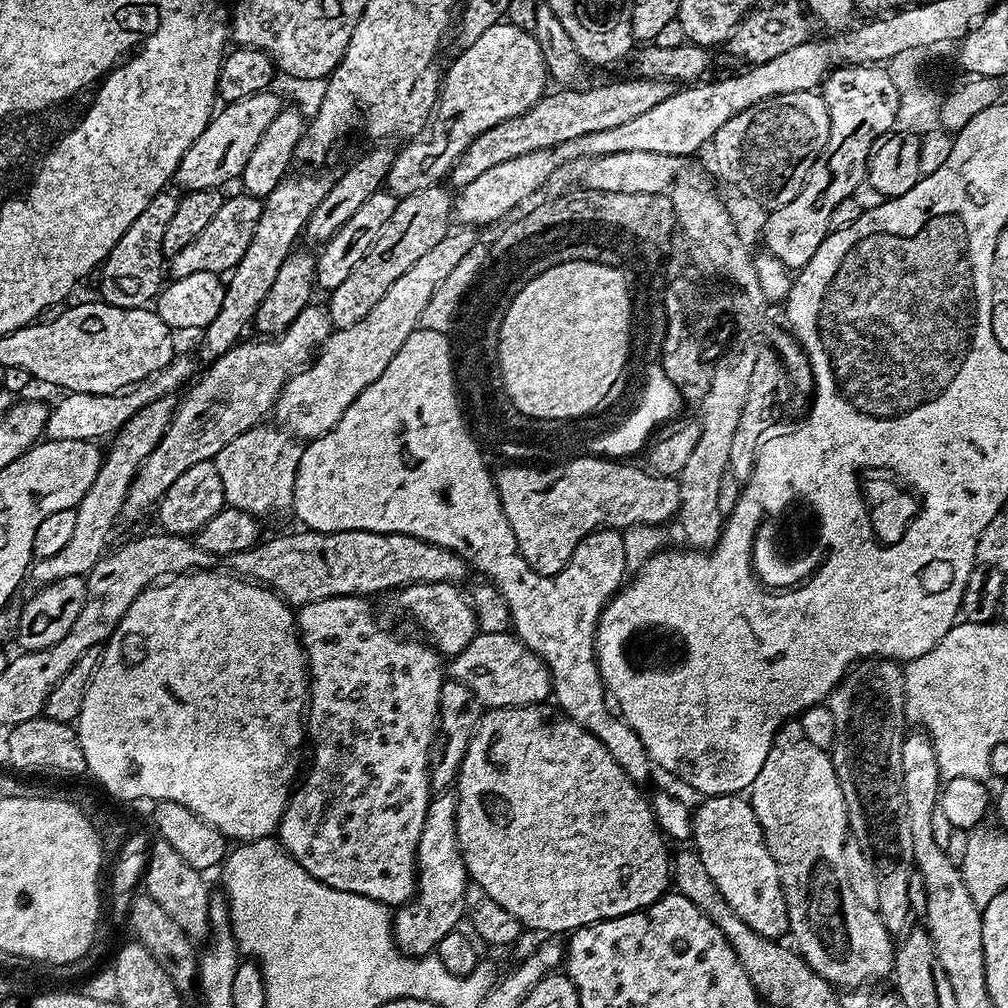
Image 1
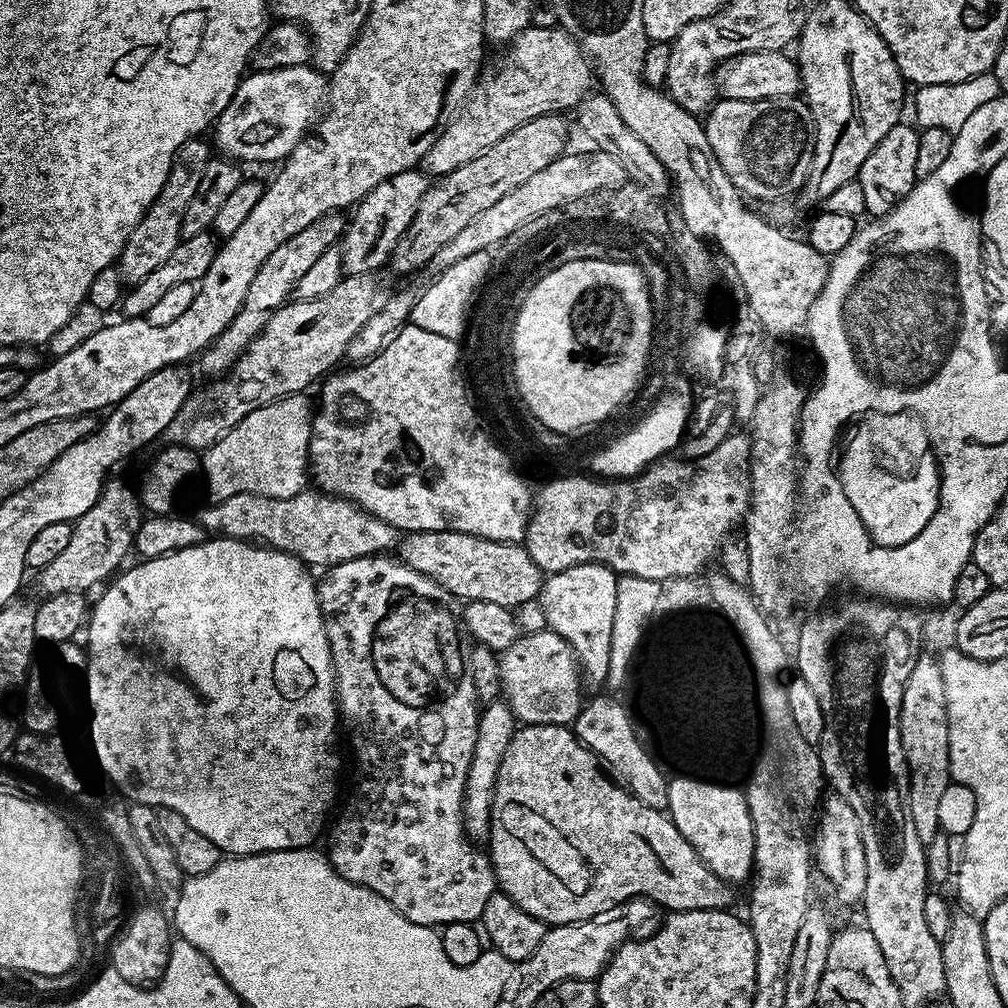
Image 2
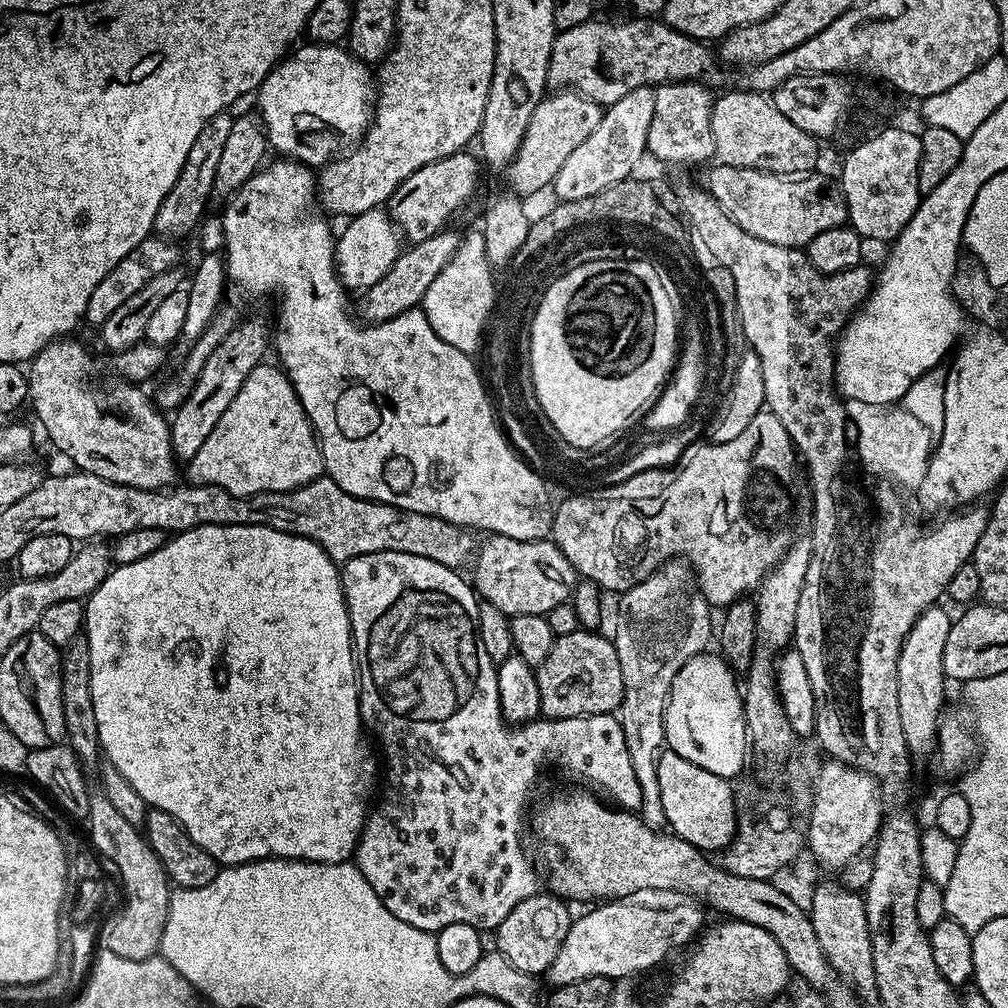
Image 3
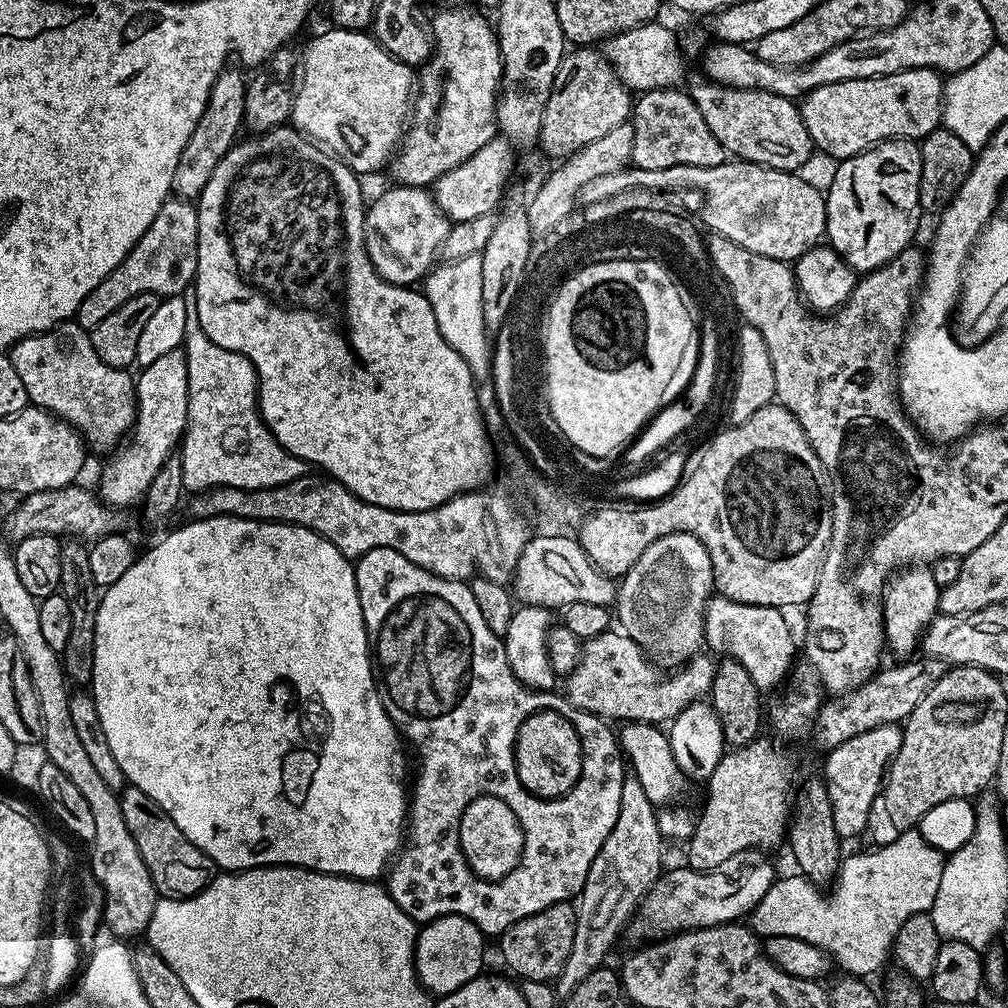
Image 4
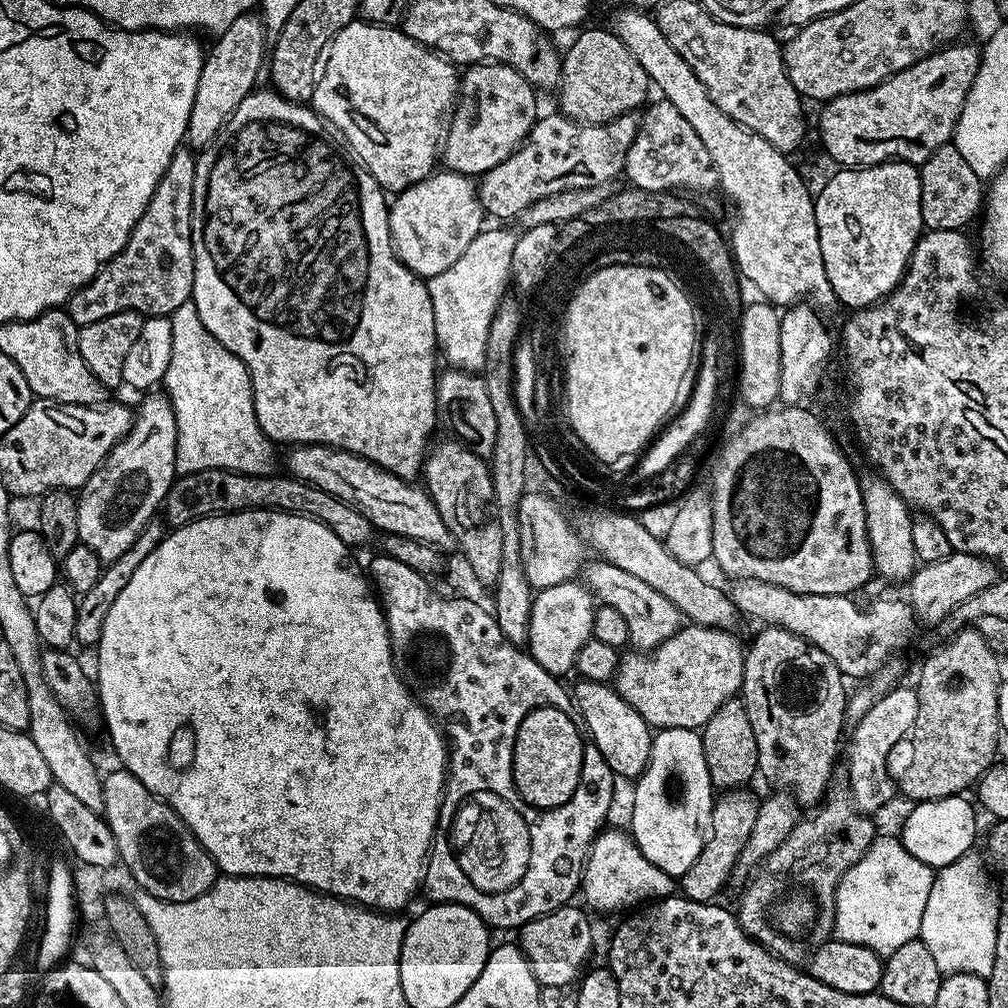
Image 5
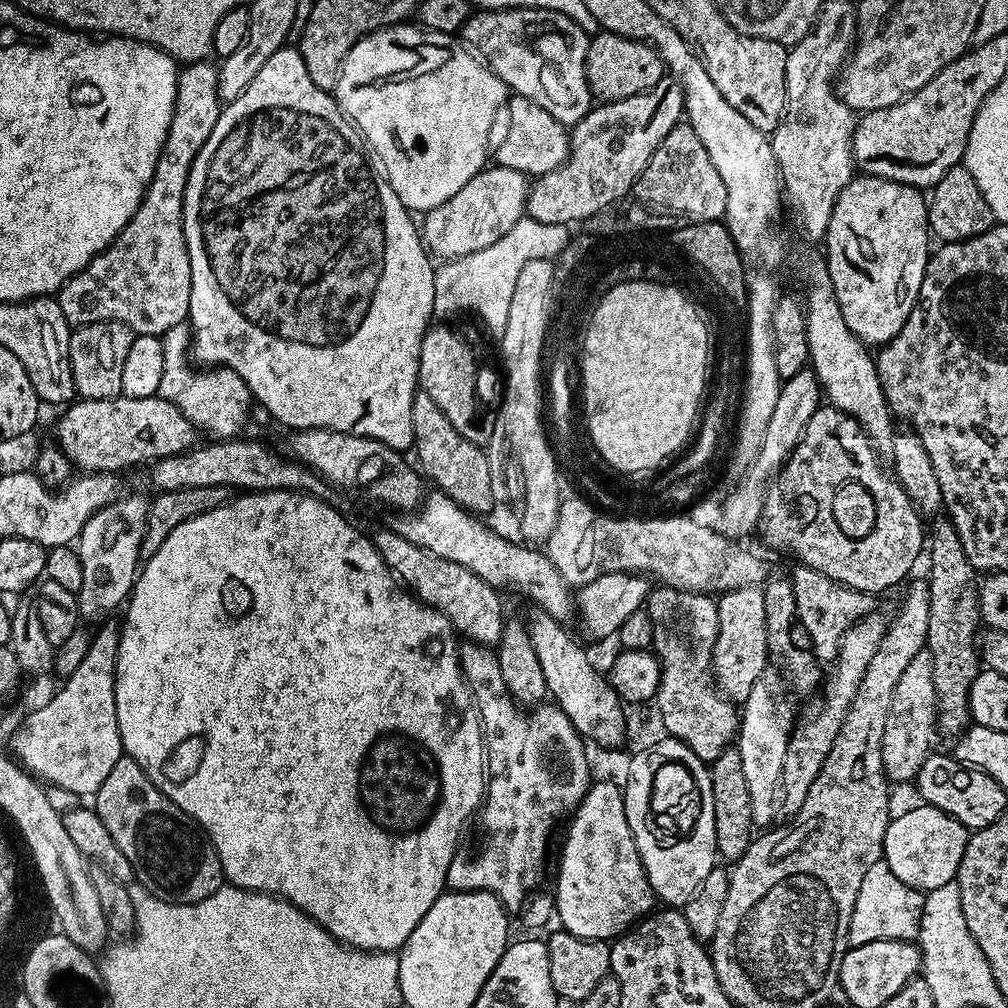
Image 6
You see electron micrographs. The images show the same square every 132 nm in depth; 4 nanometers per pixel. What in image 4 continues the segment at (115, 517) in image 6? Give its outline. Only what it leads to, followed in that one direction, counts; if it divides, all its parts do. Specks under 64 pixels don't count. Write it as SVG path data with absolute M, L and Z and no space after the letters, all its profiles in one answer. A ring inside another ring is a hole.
M177 350L155 359L149 365L141 367L134 380L136 386L136 421L132 423L130 435L115 449L114 454L107 457L104 469L100 472L100 488L98 495L109 508L121 510L131 504L139 505L148 492L150 482L162 470L168 457L177 451L181 443L184 429L188 426L188 379L186 378L186 358L183 351Z

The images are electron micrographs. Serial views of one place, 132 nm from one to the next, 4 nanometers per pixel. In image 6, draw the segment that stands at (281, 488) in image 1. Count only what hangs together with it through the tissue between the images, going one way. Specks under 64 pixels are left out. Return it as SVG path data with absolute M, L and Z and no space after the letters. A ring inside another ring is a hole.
M187 323L170 326L162 341L163 367L158 395L174 402L174 406L178 406L178 410L182 410L182 414L201 433L209 432L212 438L239 437L248 420L248 411L254 408L254 397L246 382L238 373L227 370L196 370L200 372L192 373L188 369L192 329Z

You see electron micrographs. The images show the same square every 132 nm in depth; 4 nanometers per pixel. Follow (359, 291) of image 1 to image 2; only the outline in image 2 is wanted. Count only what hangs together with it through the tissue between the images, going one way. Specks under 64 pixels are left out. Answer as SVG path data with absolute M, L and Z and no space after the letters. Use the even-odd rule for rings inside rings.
M560 114L539 116L506 134L490 150L478 154L466 166L458 166L450 174L439 177L427 190L418 206L418 214L414 214L414 222L406 226L406 234L398 238L398 246L394 246L390 268L396 272L416 272L420 267L431 265L434 254L450 242L465 226L470 226L482 210L494 206L498 198L503 198L514 190L514 186L522 186L538 170L546 170L550 162L565 155L564 132L568 124Z

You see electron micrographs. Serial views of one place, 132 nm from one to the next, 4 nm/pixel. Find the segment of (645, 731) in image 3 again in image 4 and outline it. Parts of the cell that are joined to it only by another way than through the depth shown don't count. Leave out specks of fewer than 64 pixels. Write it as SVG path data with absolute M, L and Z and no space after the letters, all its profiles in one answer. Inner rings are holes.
M690 532L666 534L646 550L642 550L642 558L630 566L630 570L619 581L614 601L614 616L624 635L644 651L644 655L661 665L676 666L687 662L705 647L704 643L704 611L714 595L712 583L712 563L706 546ZM634 774L625 775L618 822L614 822L614 830L610 830L602 850L598 850L598 858L594 858L578 897L574 946L570 948L570 958L558 977L561 989L574 989L584 978L594 974L594 970L605 967L607 960L604 959L611 954L620 931L627 926L631 916L633 919L637 915L642 901L656 887L662 875L660 863L664 860L660 847L666 843L661 821L656 821L656 812L657 805L646 798L642 782L638 782Z

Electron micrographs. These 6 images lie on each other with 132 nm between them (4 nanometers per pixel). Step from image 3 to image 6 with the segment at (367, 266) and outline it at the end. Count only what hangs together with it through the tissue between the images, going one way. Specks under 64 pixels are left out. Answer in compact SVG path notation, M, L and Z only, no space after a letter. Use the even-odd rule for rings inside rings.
M494 164L466 182L462 189L447 199L442 206L423 215L421 239L433 257L440 260L456 259L486 249L517 224L526 212L530 184L526 175Z

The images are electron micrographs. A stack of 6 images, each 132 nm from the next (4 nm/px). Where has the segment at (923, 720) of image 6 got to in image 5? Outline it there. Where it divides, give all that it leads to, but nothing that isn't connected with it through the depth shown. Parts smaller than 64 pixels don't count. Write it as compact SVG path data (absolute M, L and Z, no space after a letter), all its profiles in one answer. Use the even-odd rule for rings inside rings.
M904 687L893 688L871 707L869 714L856 722L850 742L847 741L844 748L844 758L848 760L849 793L857 811L862 814L876 814L896 796L895 779L888 774L888 758L894 746L911 733L918 712L915 689Z

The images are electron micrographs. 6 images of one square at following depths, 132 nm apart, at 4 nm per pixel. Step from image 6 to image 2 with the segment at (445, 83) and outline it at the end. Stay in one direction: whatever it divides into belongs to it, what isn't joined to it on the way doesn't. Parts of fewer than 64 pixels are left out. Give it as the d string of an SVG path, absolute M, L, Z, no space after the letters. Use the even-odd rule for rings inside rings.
M308 64L265 72L249 71L236 87L234 98L230 98L226 110L222 110L216 119L216 144L224 151L221 153L225 157L236 162L283 162L288 159L294 146L298 146L300 139L309 135L325 96L325 73Z

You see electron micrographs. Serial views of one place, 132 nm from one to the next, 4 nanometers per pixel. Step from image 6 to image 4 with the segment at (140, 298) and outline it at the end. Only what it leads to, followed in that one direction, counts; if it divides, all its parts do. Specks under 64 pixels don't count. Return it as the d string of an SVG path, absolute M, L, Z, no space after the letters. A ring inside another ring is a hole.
M169 198L164 201L164 205L158 210L154 222L138 238L138 242L82 298L82 306L78 306L74 320L81 328L91 330L102 322L102 318L107 318L109 314L114 314L122 302L130 302L138 294L154 294L158 297L179 296L187 284L193 283L196 278L196 267L198 266L198 214L196 213L196 204L188 198Z

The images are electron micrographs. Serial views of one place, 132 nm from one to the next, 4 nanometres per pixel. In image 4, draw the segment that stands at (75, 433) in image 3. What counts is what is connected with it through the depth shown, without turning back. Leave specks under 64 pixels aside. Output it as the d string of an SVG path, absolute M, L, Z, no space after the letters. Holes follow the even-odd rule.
M65 322L51 328L49 332L39 332L27 336L13 344L10 349L12 365L26 386L29 401L37 408L45 408L53 416L64 420L80 433L85 445L96 452L111 453L120 447L122 441L131 433L132 423L136 421L136 386L131 371L114 366L106 366L92 345L91 335L75 322Z

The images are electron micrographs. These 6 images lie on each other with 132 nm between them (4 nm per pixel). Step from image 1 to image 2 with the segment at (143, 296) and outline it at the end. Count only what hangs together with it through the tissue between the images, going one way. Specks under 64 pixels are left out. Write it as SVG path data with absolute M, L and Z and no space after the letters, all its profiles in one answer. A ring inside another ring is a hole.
M193 138L176 152L176 158L172 161L172 169L158 194L158 198L148 207L146 214L134 226L128 241L124 243L124 249L120 251L118 267L121 277L129 285L142 282L146 274L158 270L170 254L179 246L182 239L182 218L186 214L186 206L190 206L190 198L198 194L198 182L202 182L202 174L206 174L206 166L210 159L208 144L204 138Z

